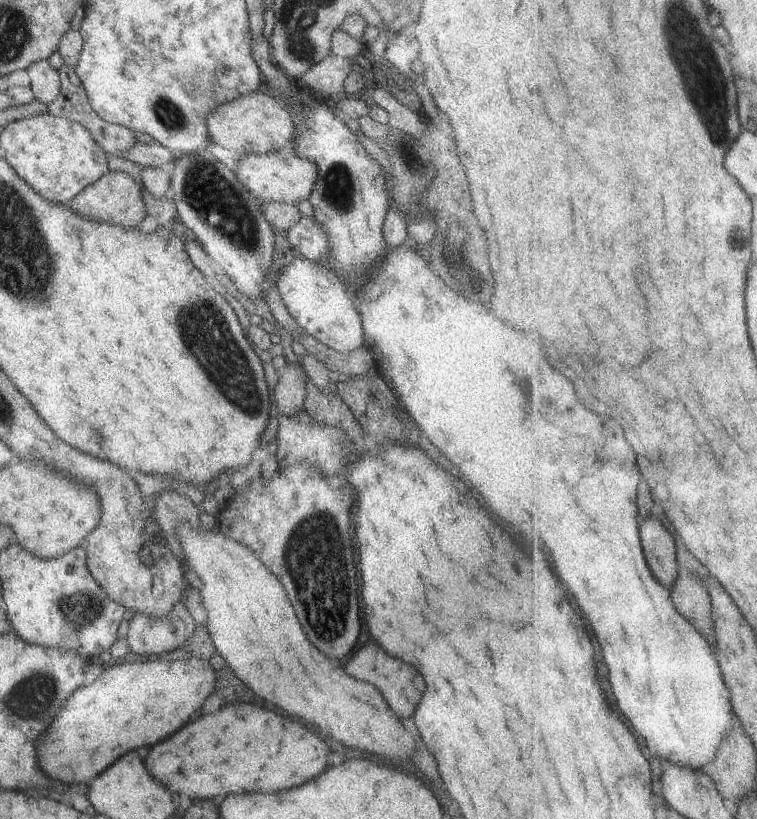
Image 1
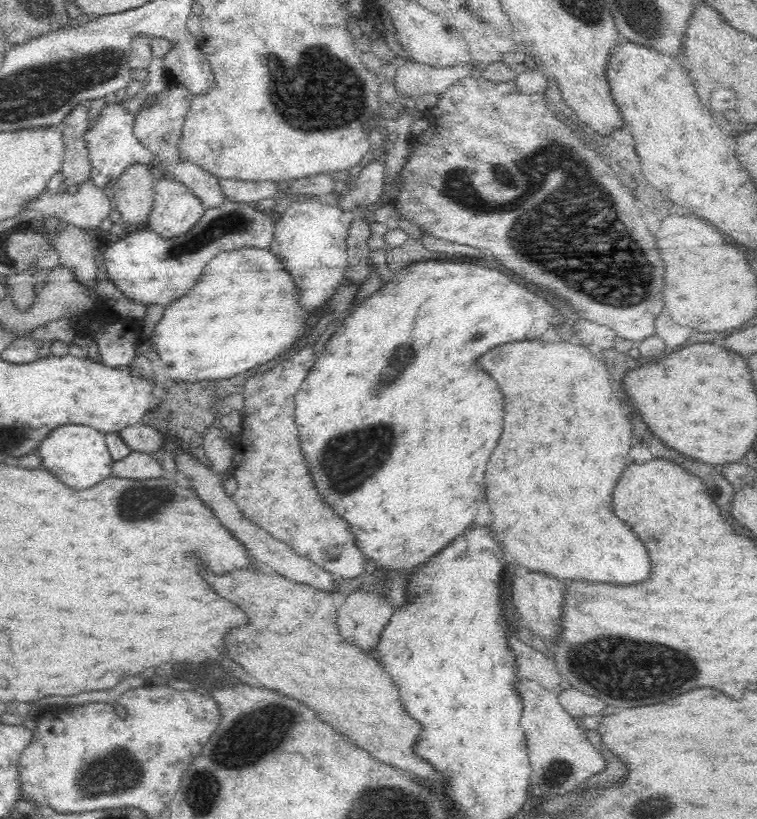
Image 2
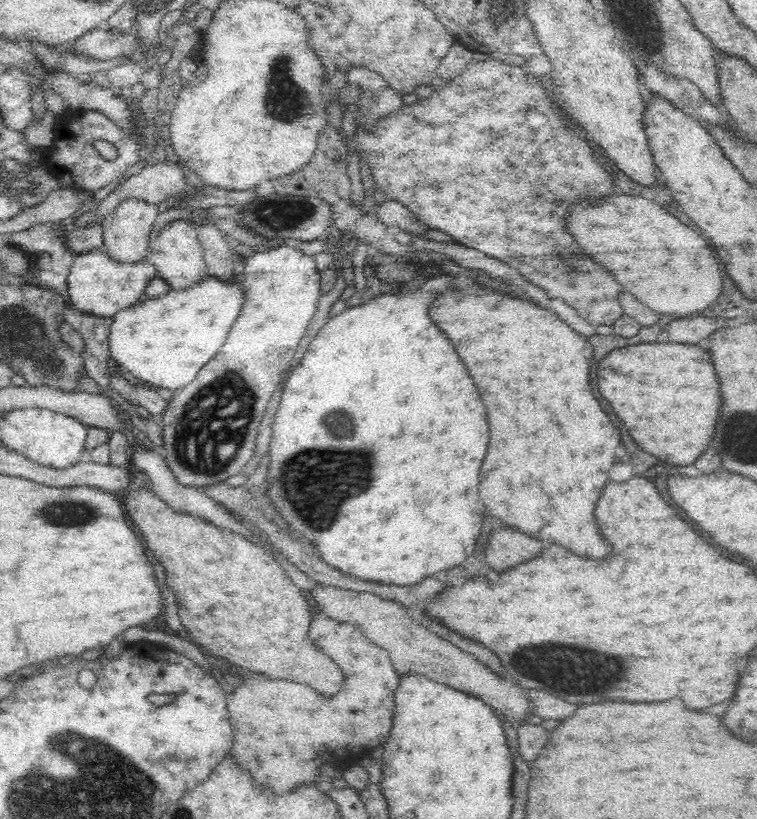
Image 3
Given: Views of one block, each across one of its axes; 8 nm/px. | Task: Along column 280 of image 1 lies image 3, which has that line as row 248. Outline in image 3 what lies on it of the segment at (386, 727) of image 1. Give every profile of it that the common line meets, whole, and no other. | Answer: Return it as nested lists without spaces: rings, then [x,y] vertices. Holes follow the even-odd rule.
[[[614,194],[608,200],[602,200],[600,204],[588,204],[578,202],[574,210],[570,212],[570,232],[576,236],[576,242],[600,264],[610,268],[610,272],[616,276],[616,280],[634,294],[642,304],[658,314],[675,314],[677,317],[686,317],[694,312],[702,312],[710,308],[722,292],[722,270],[716,256],[712,258],[712,252],[708,248],[708,242],[694,232],[690,226],[682,224],[678,218],[674,218],[670,212],[660,208],[658,204],[650,202],[642,196],[620,196]]]

